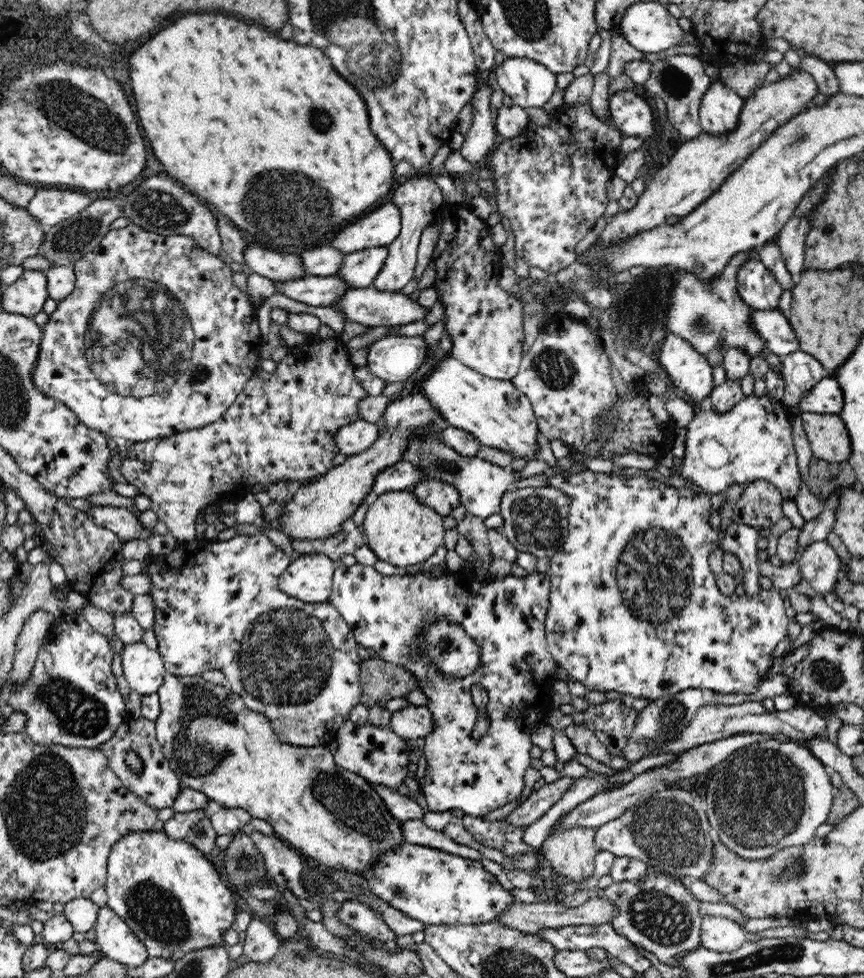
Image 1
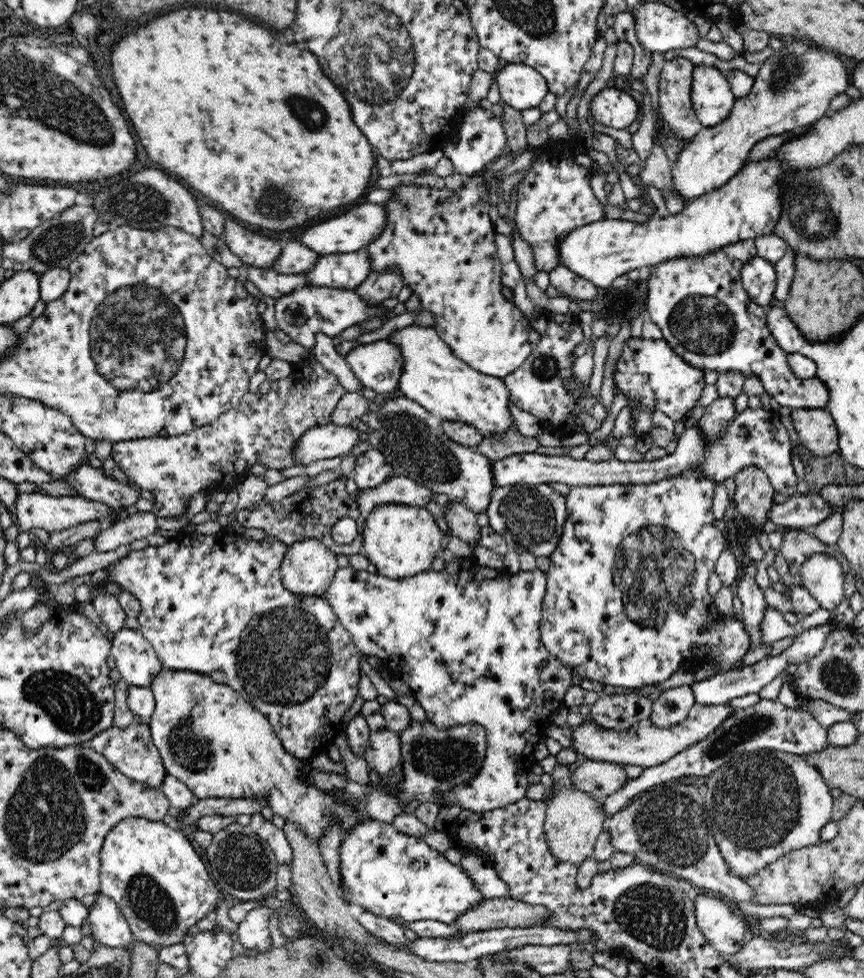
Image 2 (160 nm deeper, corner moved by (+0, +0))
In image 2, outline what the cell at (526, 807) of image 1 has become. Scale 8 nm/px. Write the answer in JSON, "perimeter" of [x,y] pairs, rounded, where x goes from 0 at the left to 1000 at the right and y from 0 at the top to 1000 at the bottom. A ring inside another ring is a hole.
{"perimeter":[[[683,776],[676,777],[662,790],[666,804],[692,818],[718,808],[728,797],[723,782]]]}

